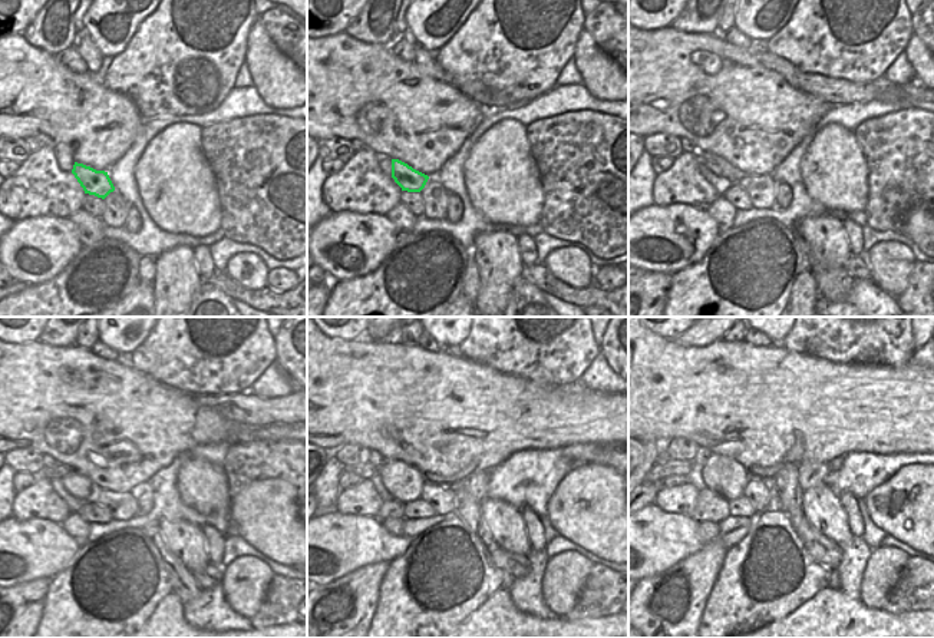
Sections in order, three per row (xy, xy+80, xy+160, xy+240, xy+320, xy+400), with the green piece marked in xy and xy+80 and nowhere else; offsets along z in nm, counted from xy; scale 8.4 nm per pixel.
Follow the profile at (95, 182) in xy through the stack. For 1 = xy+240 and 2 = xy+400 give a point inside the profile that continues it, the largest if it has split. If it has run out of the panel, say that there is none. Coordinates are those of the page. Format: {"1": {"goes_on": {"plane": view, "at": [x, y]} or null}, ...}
{"1": {"goes_on": {"plane": "xy+240", "at": [60, 470]}}, "2": {"goes_on": {"plane": "xy+400", "at": [660, 470]}}}

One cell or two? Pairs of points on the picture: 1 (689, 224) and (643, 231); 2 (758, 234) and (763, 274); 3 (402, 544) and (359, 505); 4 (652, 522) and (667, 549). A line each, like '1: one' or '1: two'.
1: one
2: one
3: two
4: one

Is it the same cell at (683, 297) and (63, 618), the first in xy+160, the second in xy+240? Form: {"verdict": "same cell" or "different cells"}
{"verdict": "same cell"}

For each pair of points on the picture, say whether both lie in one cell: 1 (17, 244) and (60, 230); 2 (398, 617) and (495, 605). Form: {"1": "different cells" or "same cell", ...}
{"1": "same cell", "2": "different cells"}

